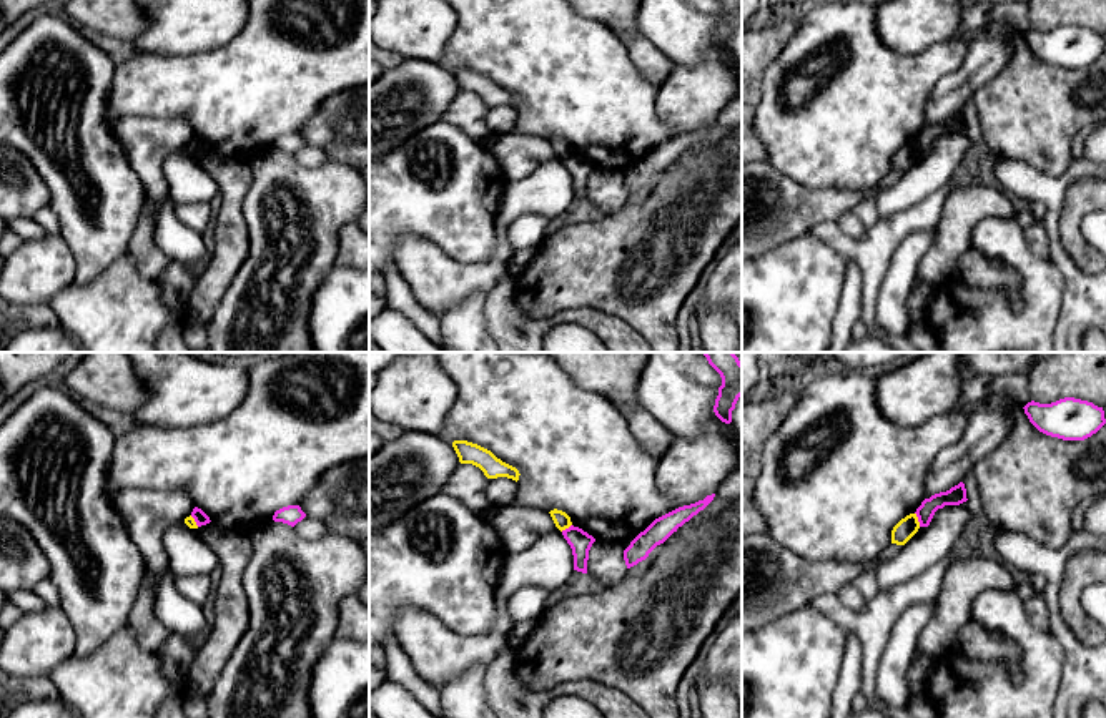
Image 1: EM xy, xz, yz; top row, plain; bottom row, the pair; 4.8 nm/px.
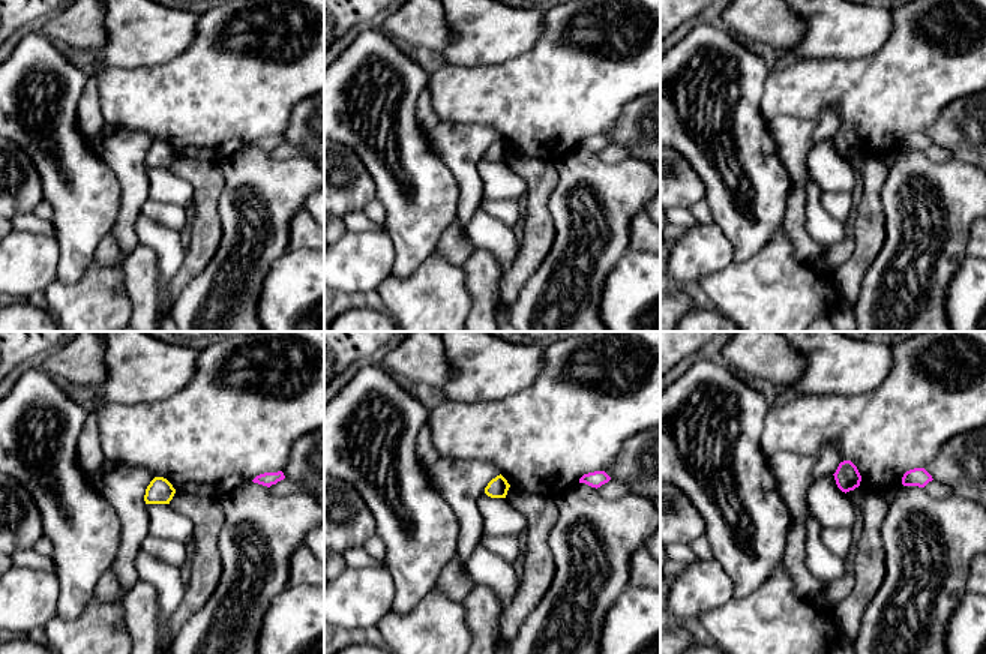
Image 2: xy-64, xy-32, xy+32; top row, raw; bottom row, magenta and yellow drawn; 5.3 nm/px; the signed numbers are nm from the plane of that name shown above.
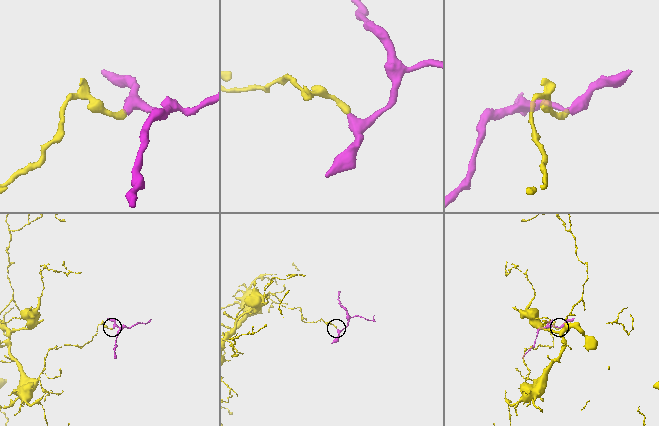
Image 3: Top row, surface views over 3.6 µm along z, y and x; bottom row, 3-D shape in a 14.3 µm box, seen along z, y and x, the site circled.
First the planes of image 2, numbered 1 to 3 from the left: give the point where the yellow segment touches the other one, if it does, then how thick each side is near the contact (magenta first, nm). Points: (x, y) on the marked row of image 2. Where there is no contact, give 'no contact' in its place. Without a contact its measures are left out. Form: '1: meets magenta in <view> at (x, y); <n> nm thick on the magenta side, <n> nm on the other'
1: no contact
2: no contact
3: no contact

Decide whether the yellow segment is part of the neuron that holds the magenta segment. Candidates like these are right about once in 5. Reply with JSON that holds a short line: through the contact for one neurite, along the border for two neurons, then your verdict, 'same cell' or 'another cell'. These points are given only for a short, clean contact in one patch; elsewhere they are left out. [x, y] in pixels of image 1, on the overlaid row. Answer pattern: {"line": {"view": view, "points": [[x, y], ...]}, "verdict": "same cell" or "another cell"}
{"line": {"view": "yz", "points": [[915, 512], [920, 526]]}, "verdict": "another cell"}

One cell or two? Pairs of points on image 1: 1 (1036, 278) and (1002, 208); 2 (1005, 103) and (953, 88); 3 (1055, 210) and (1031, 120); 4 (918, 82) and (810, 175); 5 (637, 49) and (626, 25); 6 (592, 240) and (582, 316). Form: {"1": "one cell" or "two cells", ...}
{"1": "two cells", "2": "two cells", "3": "two cells", "4": "one cell", "5": "two cells", "6": "two cells"}

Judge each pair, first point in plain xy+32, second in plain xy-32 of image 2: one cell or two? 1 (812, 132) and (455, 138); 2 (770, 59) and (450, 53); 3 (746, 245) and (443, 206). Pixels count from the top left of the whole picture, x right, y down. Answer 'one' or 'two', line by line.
1: one
2: two
3: one

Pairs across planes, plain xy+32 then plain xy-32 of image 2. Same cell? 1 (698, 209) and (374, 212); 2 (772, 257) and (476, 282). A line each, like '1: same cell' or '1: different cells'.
1: same cell
2: different cells

